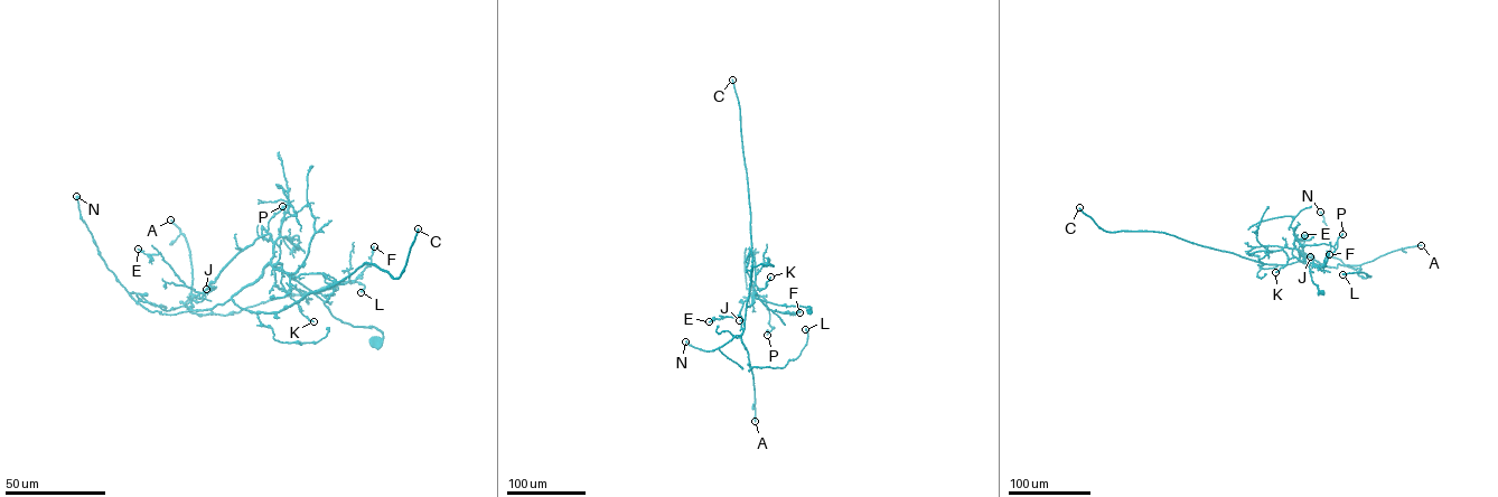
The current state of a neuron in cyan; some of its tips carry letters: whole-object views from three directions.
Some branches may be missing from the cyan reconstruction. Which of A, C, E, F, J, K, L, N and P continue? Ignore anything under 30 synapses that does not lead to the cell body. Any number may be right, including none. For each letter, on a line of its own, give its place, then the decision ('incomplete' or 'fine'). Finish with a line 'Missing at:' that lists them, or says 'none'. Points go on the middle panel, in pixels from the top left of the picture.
A: (755, 421) | incomplete
C: (732, 80) | incomplete
E: (709, 321) | fine
F: (799, 312) | fine
J: (739, 320) | fine
K: (770, 277) | fine
L: (805, 329) | fine
N: (685, 341) | fine
P: (767, 335) | fine
Missing at: A, C

